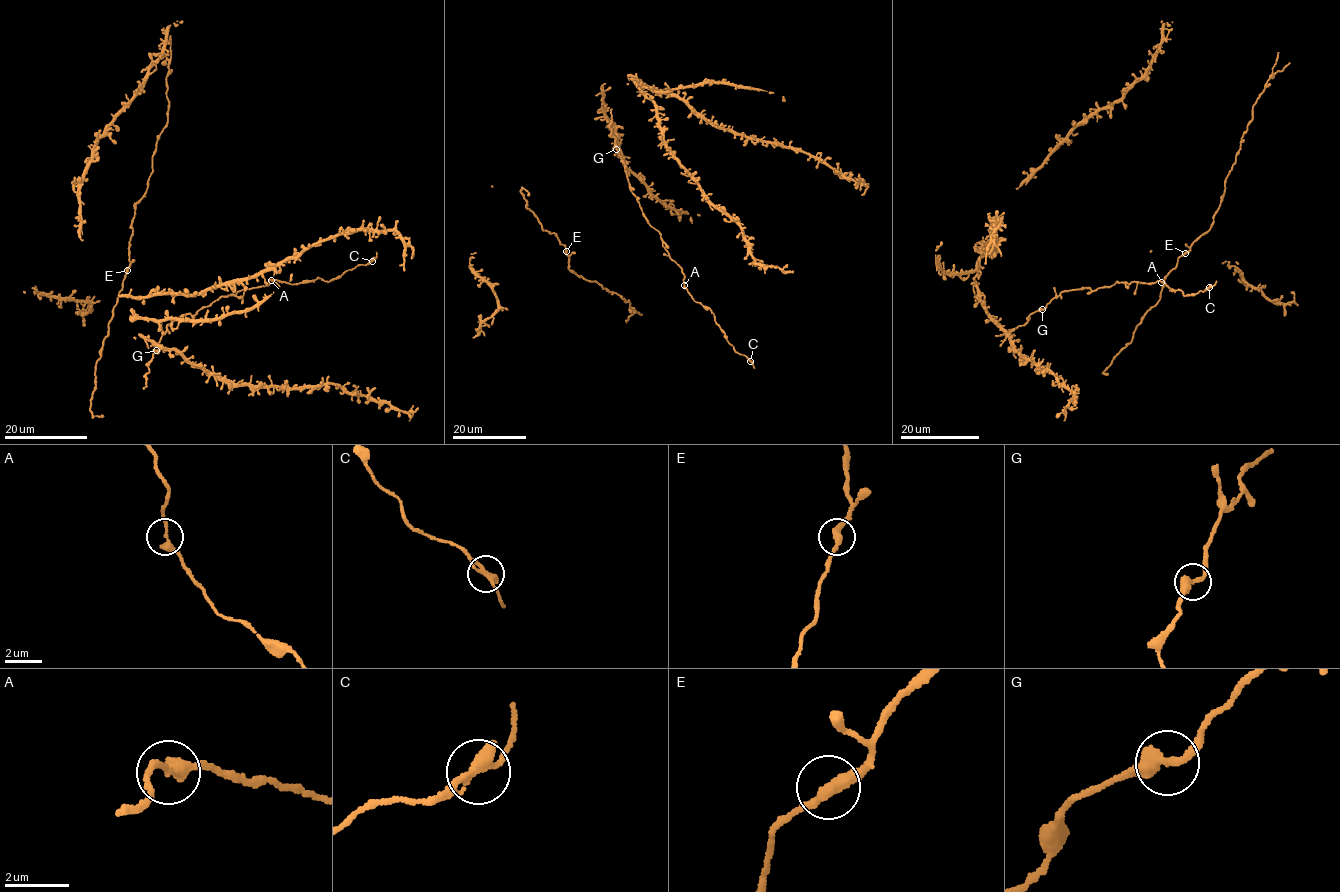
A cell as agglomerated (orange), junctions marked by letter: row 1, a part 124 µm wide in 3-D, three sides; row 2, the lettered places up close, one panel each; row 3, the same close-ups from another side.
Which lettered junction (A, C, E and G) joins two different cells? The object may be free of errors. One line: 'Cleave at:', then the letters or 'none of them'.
Cleave at: E

